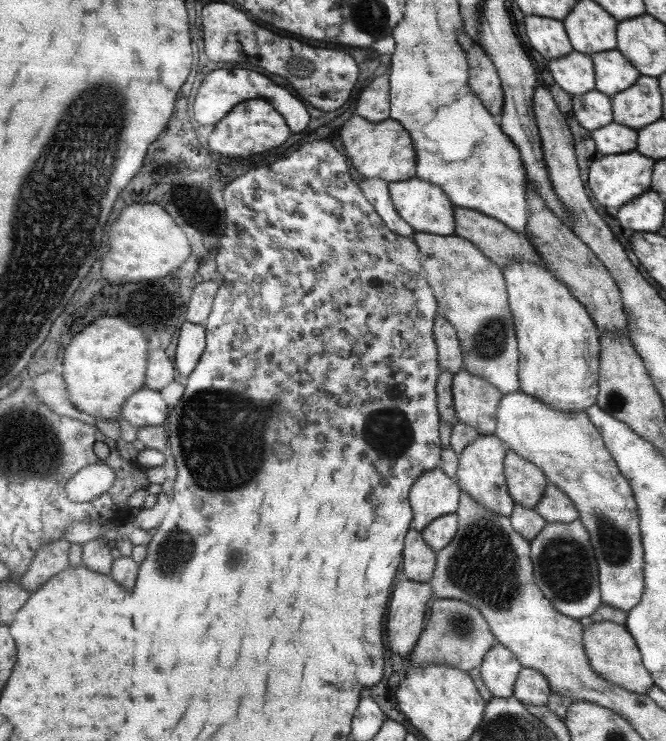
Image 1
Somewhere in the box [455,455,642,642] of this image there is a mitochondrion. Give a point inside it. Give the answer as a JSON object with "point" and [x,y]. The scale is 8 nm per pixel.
{"point":[565,565]}

